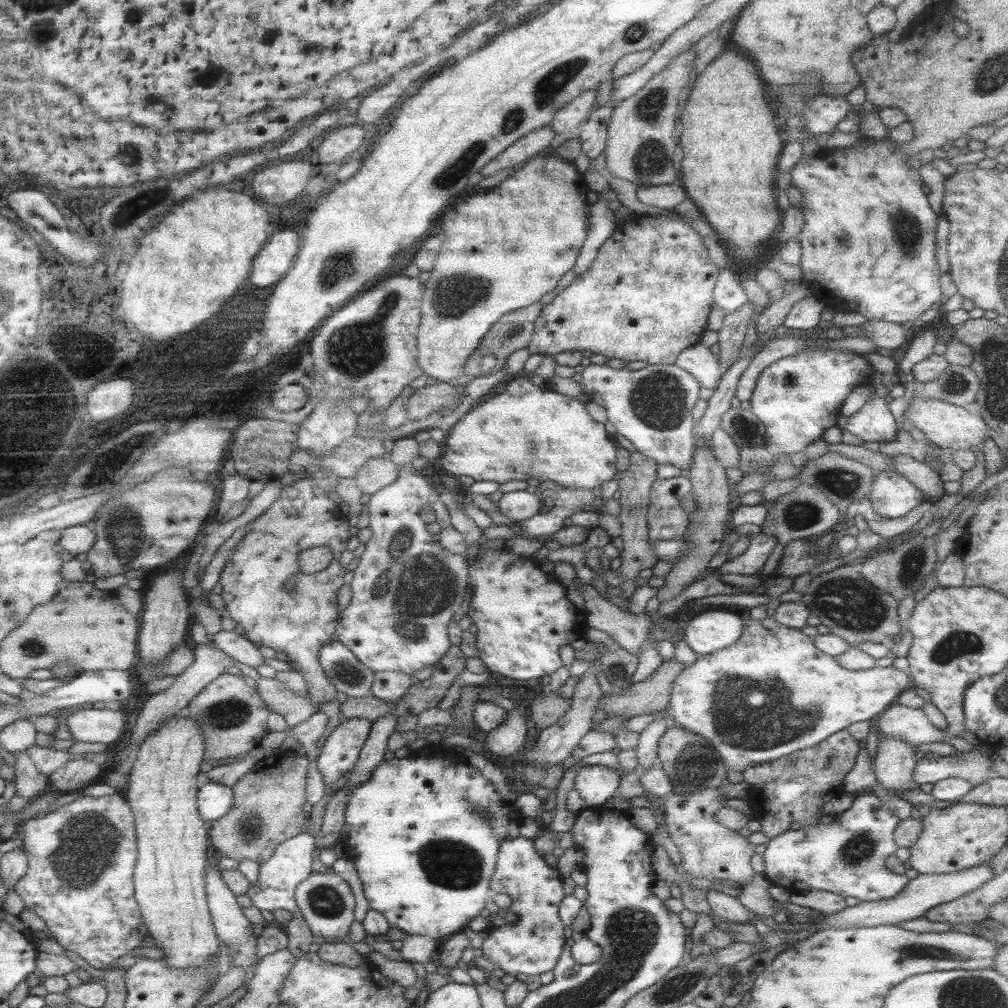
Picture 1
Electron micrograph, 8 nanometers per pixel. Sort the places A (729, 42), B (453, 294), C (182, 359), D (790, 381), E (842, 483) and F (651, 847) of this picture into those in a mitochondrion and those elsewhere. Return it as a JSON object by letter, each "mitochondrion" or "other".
{"A":"other","B":"mitochondrion","C":"other","D":"mitochondrion","E":"mitochondrion","F":"other"}

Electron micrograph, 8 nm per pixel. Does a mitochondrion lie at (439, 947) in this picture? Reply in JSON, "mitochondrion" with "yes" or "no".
{"mitochondrion":"no"}

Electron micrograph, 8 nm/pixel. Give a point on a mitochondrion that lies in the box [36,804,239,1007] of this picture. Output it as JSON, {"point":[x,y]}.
{"point":[73,857]}

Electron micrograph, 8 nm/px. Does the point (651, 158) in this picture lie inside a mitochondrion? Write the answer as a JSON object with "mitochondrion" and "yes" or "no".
{"mitochondrion":"yes"}

